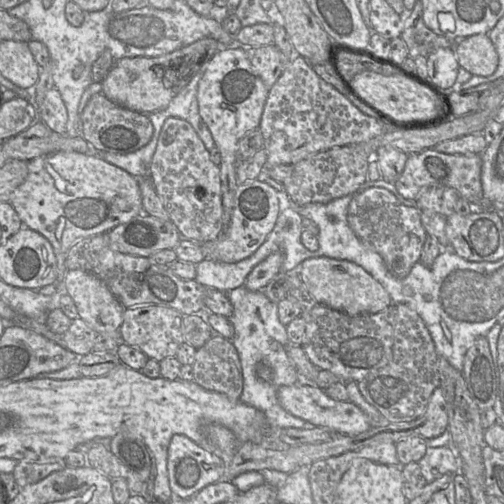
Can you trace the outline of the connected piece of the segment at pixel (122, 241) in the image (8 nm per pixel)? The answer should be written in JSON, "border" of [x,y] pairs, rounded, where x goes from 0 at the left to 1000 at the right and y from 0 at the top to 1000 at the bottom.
{"border":[[[278,425],[212,460],[222,494],[264,508],[298,510],[325,494],[345,494],[361,470],[335,438]]]}

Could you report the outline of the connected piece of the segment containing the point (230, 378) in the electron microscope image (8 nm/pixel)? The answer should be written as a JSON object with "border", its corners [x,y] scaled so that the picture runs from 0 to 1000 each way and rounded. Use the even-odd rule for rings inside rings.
{"border":[[[438,665],[417,671],[389,694],[381,728],[389,762],[474,794],[482,774],[480,728],[458,675]]]}

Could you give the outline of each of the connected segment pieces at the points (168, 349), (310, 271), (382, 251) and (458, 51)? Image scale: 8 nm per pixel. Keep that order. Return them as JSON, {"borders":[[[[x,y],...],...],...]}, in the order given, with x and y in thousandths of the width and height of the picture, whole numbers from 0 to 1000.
{"borders":[[[[290,603],[248,611],[244,637],[236,653],[238,675],[282,696],[292,708],[317,718],[331,708],[347,708],[365,679],[361,665],[363,625],[347,613]]],[[[653,510],[613,512],[591,530],[591,544],[613,583],[635,603],[690,625],[742,623],[778,599],[762,569],[716,528]]],[[[736,371],[698,393],[688,417],[688,442],[706,470],[750,502],[772,542],[802,554],[833,514],[847,462],[833,419],[794,403],[786,389],[758,371]]],[[[940,67],[901,87],[901,105],[911,133],[937,151],[966,153],[988,131],[988,107],[968,67]]]]}

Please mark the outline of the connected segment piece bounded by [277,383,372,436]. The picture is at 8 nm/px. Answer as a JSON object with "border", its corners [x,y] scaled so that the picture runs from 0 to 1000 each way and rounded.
{"border":[[[605,762],[558,766],[550,776],[554,802],[575,821],[591,827],[615,845],[653,851],[667,861],[706,865],[738,847],[734,829],[694,796],[669,796],[653,788],[643,774]]]}

